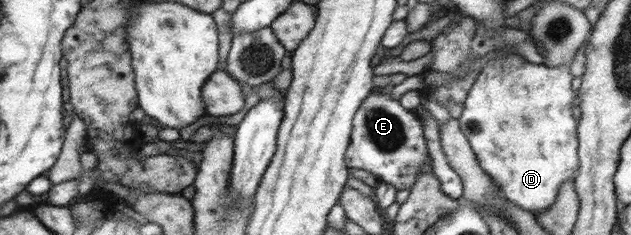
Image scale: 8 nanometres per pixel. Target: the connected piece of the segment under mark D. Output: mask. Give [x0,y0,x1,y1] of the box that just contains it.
[458,54,580,215]

